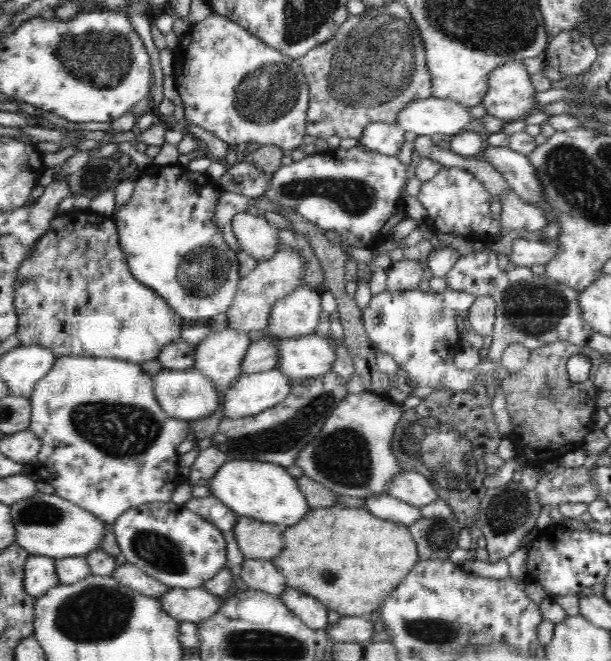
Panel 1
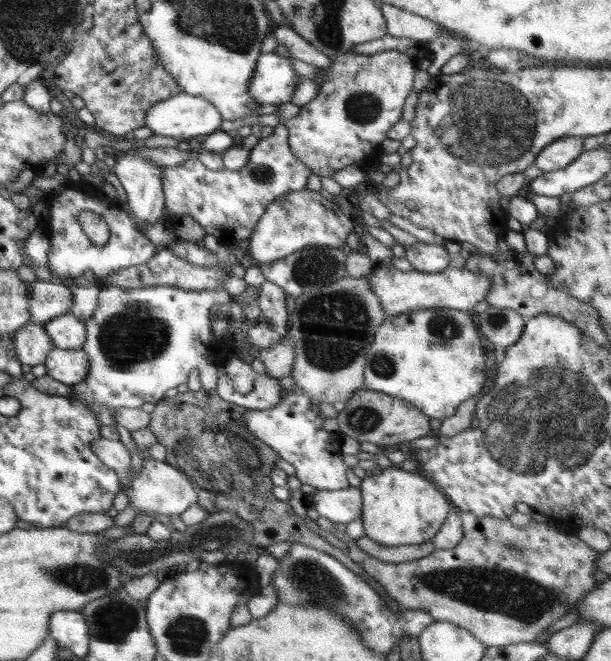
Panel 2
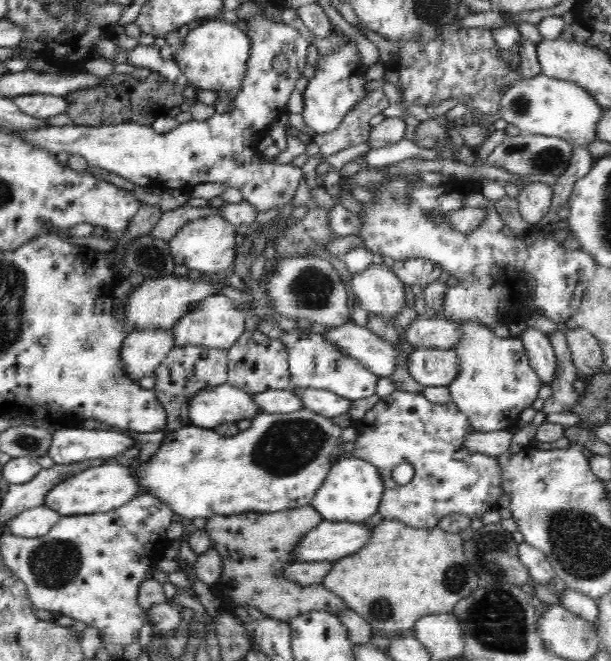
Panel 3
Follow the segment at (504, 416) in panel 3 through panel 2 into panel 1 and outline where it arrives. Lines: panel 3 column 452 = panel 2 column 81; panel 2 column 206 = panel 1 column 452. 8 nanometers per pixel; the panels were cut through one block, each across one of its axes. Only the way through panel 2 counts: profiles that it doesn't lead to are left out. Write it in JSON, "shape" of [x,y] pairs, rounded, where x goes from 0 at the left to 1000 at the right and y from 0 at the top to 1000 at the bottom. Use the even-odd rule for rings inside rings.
{"shape":[[[732,436],[727,442],[715,443],[691,442],[678,437],[669,440],[630,439],[615,448],[609,446],[602,463],[592,470],[592,487],[615,531],[622,531],[642,539],[653,557],[668,566],[668,581],[676,587],[684,584],[704,584],[707,587],[723,587],[746,593],[763,593],[761,590],[779,575],[774,572],[774,561],[753,560],[745,552],[743,539],[756,526],[753,508],[750,508],[750,490],[746,490],[746,475],[766,475],[777,448],[763,440],[745,440]]]}

